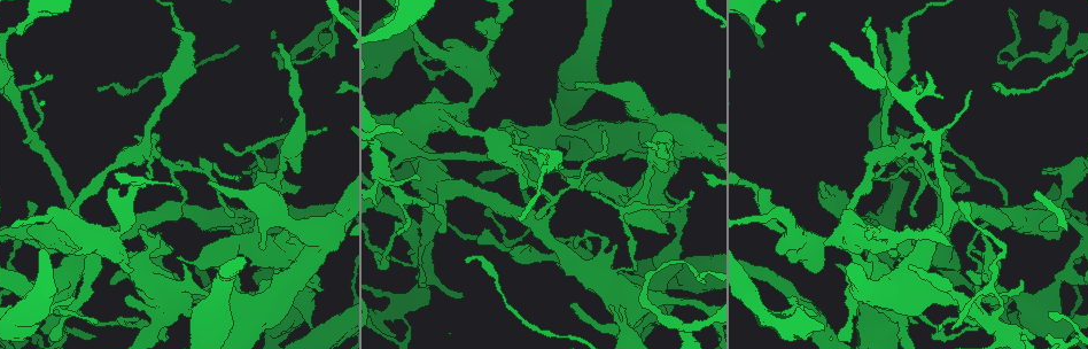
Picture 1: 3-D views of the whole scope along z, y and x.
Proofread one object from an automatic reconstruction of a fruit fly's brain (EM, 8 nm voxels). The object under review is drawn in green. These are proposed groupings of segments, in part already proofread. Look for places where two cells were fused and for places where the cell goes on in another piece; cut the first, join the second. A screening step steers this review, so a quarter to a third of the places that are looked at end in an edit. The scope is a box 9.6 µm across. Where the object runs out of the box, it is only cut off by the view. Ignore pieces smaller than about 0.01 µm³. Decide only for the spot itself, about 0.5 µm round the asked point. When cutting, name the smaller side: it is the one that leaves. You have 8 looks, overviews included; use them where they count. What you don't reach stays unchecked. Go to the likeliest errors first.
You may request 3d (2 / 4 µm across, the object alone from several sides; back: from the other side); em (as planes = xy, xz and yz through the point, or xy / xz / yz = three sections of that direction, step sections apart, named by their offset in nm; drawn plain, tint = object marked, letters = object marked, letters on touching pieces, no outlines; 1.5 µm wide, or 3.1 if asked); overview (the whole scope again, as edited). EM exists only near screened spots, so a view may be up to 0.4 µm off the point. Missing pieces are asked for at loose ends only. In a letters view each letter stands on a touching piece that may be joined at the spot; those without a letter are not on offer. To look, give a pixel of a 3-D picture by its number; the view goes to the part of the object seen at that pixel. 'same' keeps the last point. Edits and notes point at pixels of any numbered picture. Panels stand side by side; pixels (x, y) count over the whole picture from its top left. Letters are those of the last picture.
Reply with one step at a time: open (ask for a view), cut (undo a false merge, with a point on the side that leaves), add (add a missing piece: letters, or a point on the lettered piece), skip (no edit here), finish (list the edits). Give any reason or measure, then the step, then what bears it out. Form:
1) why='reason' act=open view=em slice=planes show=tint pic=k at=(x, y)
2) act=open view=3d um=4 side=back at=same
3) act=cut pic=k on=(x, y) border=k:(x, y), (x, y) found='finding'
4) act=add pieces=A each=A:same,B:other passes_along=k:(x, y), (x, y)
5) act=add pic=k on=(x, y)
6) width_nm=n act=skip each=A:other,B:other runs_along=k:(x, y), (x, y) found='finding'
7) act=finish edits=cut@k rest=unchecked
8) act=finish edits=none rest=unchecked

why='branch stops here' act=open view=3d um=2 pic=1 at=(881, 44)

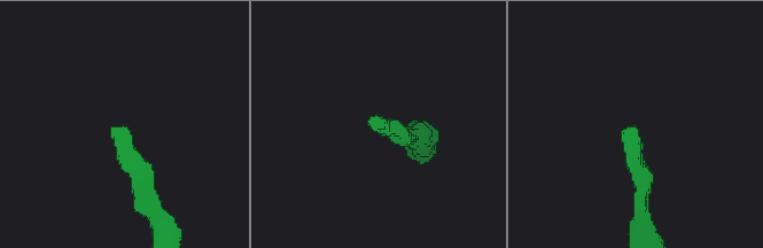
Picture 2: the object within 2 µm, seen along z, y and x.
why='now the EM' act=open view=em slice=xz step=4 show=tint pic=2 at=(632, 126)

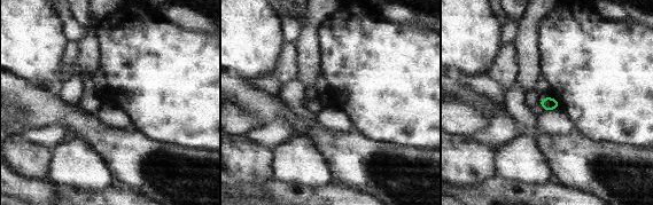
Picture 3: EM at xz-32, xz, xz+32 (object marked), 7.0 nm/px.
act=open view=em slice=planes show=letters at=same

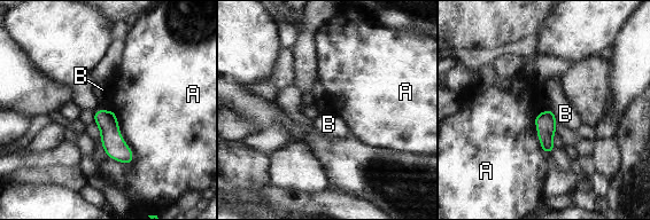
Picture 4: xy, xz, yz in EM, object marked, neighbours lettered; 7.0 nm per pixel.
width_nm=140 act=skip each=A:other,B:other border=4:(550, 108), (557, 120) found='none of them fits'

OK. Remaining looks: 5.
why='branch point' act=open view=3d um=4 side=back pic=1 at=(1064, 42)

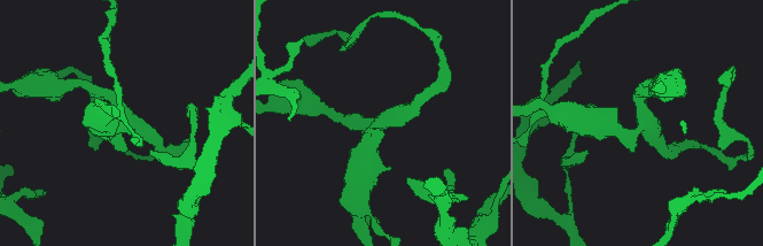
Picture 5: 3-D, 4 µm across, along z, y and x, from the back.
arms=3 arm_widths_nm=200,220,480 why='need the tissue' act=open view=em slice=planes show=letters pic=5 at=(637, 128)

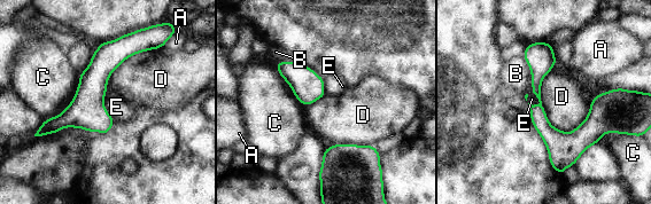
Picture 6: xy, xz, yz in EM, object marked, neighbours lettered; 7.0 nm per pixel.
act=skip each=A:other,B:other,C:other,D:other,E:other border=6:(557, 62), (541, 103), (570, 133) found='continuous, no second cell'

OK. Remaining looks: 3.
why='tapers out' act=open view=3d um=2 pic=1 at=(605, 130)

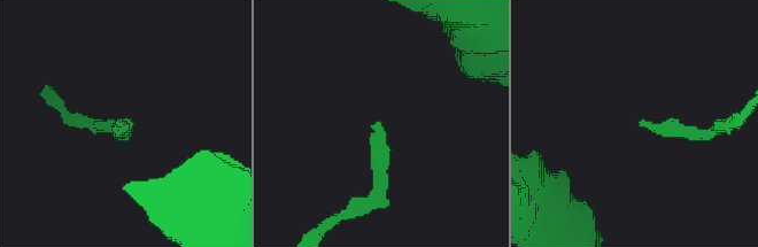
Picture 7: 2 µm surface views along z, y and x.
act=open view=em slice=planes show=letters pic=7 at=(641, 118)

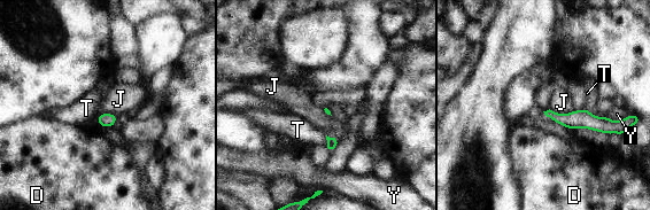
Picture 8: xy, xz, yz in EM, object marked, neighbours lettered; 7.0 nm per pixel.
act=skip each=D:other,J:other,T:other,Y:other border=8:(549, 108), (558, 113), (574, 110) found='none of them fits'

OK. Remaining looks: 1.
act=finish edits=none rest=unchecked

